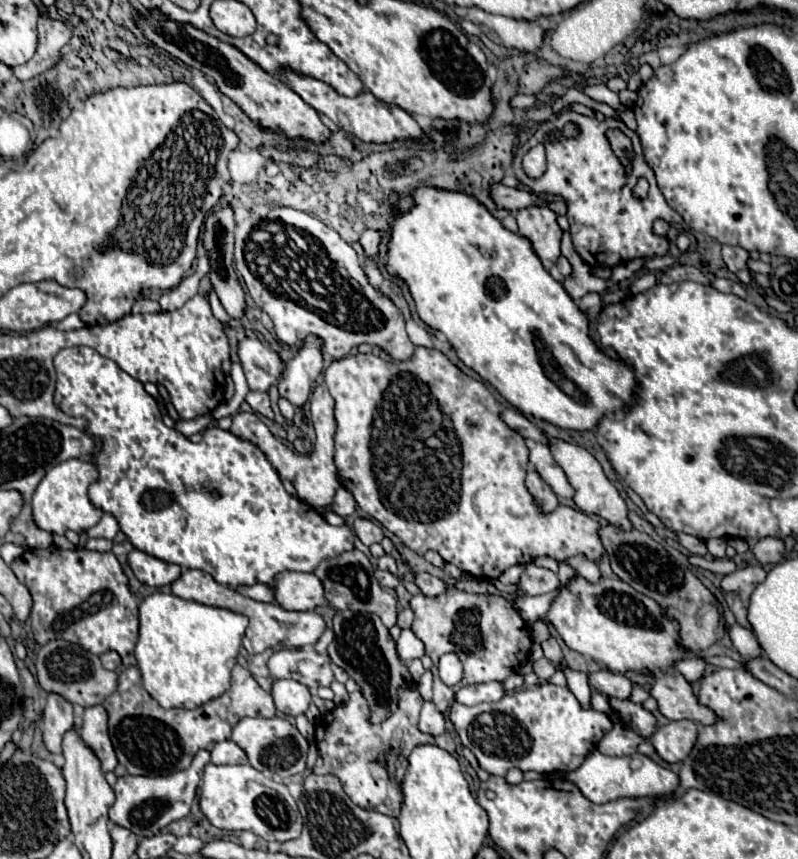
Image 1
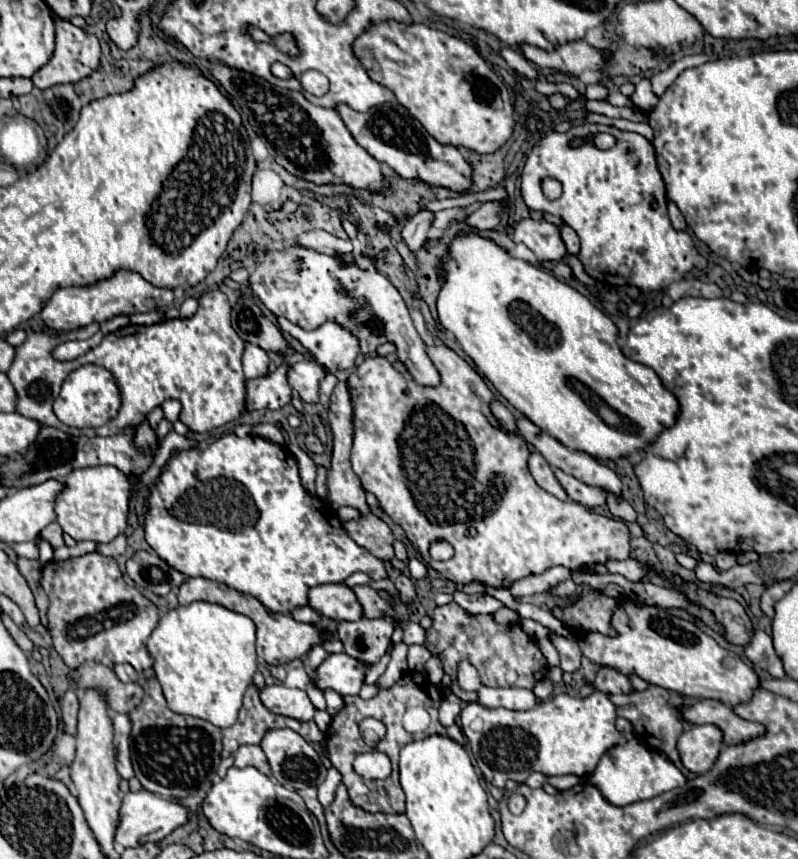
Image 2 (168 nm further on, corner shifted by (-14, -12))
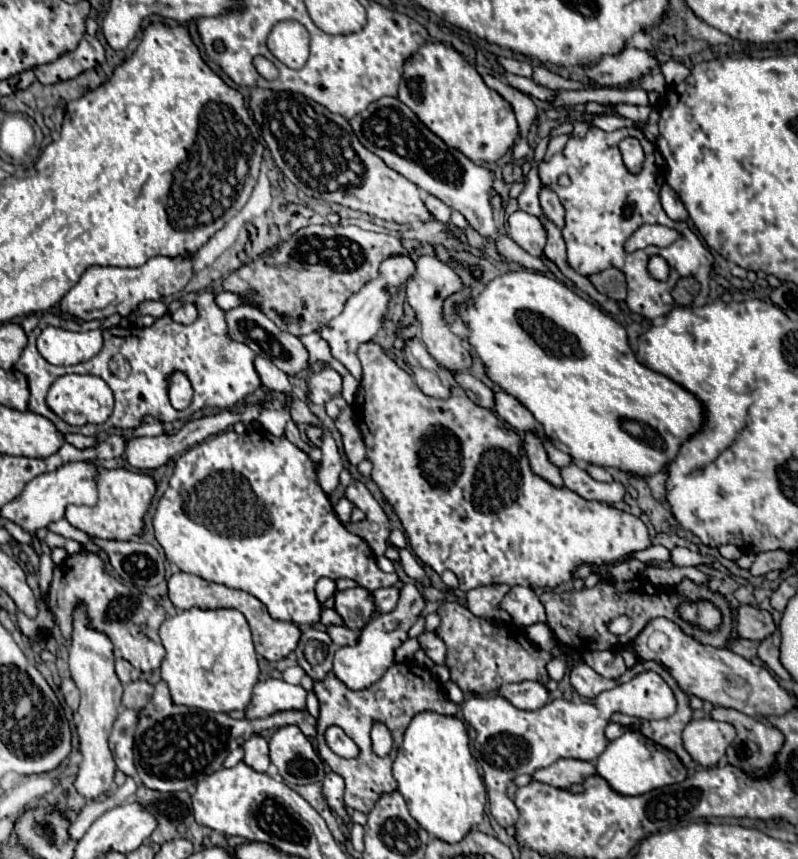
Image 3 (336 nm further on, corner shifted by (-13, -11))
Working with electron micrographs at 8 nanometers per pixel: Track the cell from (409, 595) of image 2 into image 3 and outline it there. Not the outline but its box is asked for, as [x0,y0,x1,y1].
[332,584,424,690]

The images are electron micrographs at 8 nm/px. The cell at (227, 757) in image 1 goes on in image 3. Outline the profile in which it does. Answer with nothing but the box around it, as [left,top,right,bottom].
[242,736,270,772]

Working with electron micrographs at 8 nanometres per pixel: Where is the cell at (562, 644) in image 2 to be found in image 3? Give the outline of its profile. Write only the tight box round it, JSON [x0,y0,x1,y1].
[500,586,546,626]

